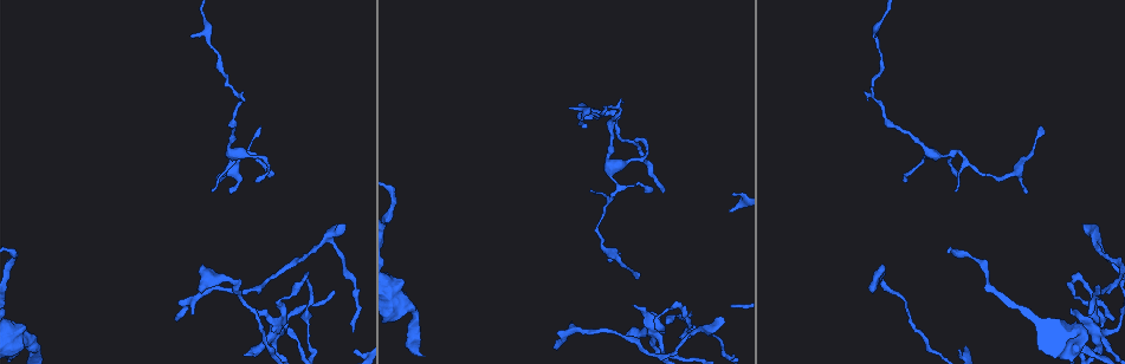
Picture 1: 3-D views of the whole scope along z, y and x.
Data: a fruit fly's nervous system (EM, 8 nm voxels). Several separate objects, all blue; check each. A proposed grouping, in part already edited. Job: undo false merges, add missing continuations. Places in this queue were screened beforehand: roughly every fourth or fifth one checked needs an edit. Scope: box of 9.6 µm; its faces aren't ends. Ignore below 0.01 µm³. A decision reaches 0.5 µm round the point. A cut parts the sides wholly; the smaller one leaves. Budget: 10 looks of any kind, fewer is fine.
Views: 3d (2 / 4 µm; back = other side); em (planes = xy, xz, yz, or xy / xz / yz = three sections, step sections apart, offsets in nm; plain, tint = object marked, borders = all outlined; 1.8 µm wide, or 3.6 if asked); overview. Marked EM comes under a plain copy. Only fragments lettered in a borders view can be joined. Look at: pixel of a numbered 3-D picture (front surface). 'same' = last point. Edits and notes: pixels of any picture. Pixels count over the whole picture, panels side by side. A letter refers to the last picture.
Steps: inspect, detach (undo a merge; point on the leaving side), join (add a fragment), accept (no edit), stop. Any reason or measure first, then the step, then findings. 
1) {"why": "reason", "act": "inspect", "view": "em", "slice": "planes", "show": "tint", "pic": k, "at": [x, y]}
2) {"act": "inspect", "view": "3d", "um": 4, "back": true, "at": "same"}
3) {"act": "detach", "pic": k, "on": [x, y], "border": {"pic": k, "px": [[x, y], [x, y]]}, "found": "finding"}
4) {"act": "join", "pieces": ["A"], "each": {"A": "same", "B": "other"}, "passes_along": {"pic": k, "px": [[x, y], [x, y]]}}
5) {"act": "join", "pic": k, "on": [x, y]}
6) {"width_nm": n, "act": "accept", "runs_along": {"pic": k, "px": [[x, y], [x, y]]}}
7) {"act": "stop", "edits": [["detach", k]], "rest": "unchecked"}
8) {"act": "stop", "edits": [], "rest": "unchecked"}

{"why": "end of a long branch", "act": "inspect", "view": "3d", "um": 4, "pic": 1, "at": [1111, 320]}

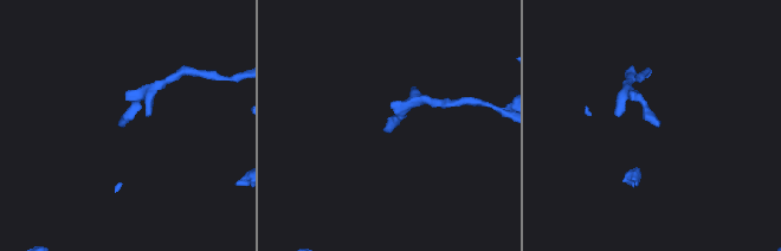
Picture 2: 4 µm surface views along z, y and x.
{"act": "inspect", "view": "em", "slice": "planes", "show": "borders", "pic": 2, "at": [659, 124]}

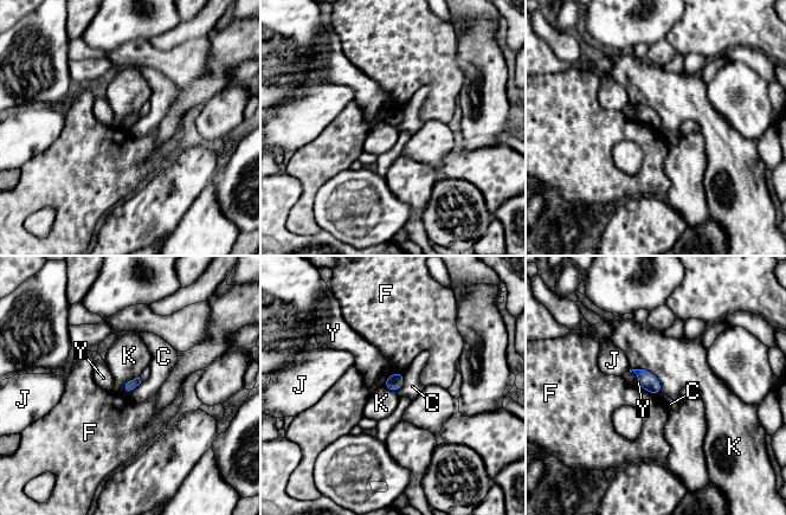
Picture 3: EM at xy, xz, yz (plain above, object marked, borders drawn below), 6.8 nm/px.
{"act": "accept", "each": {"C": "other", "F": "other", "J": "other", "K": "other", "Y": "other"}, "border": {"pic": 3, "px": [[631, 367], [649, 371], [661, 391]]}, "found": "no lettered fragment goes on from it"}

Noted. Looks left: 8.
{"act": "inspect", "view": "3d", "um": 2, "pic": 1, "at": [707, 332]}

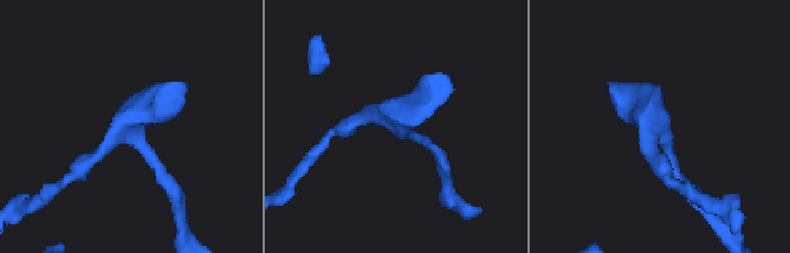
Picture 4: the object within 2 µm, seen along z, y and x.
{"act": "inspect", "view": "em", "slice": "xy", "step": 4, "show": "tint", "pic": 4, "at": [399, 117]}

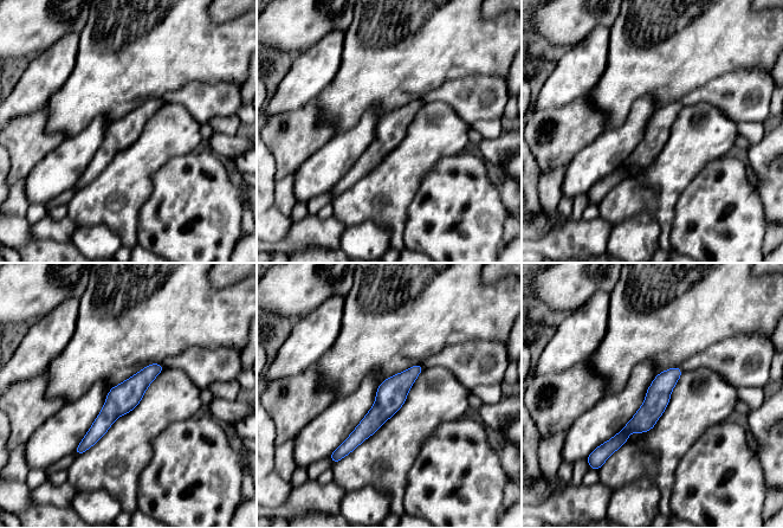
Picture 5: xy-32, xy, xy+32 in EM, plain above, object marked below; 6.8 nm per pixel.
{"act": "inspect", "view": "em", "slice": "planes", "show": "borders", "at": "same"}

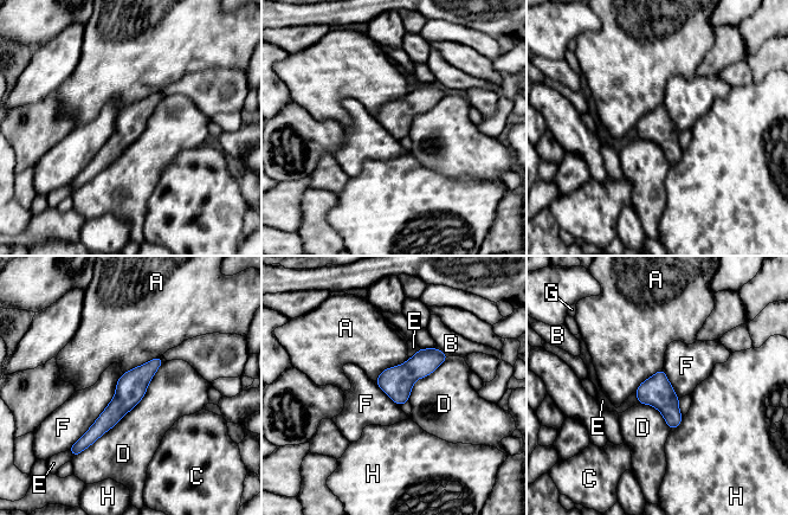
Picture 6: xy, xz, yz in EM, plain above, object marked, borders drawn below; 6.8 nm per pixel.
{"act": "accept", "each": {"A": "other", "B": "other", "C": "other", "D": "other", "E": "other", "F": "other", "G": "other", "H": "other"}, "runs_along": {"pic": 6, "px": [[157, 360], [84, 443]]}, "found": "all the same neuron"}

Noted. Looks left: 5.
{"why": "abrupt turn", "act": "inspect", "view": "3d", "um": 2, "pic": 1, "at": [1089, 323]}

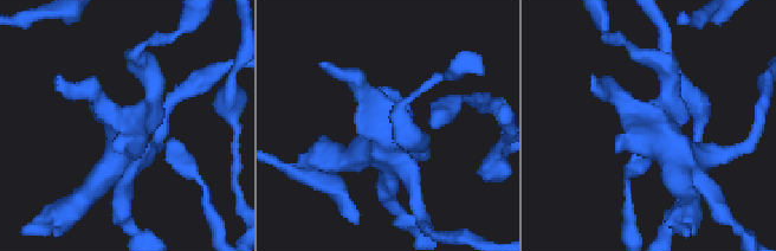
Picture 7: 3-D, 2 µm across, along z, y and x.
{"why": "shape alone is not enough", "act": "inspect", "view": "em", "slice": "xy", "step": 16, "show": "tint", "pic": 7, "at": [656, 127]}

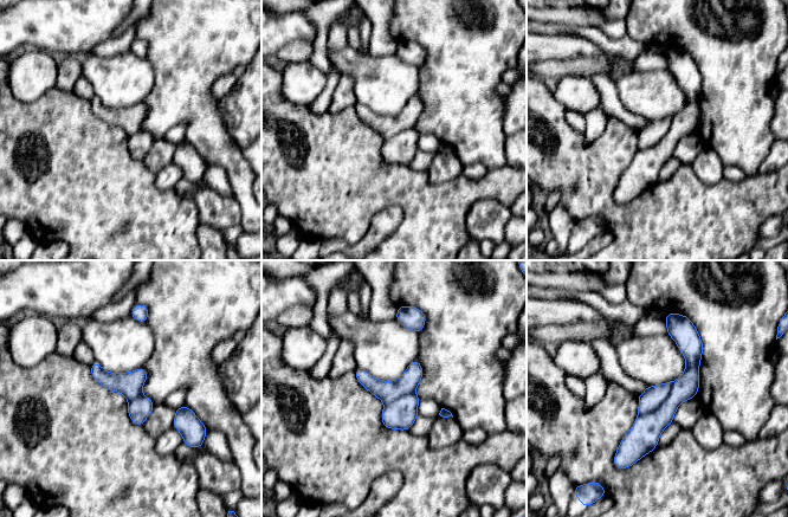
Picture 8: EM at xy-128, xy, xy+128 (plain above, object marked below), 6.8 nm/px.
{"why": "what lies round it", "act": "inspect", "view": "em", "slice": "xy", "step": 16, "show": "borders", "at": "same"}

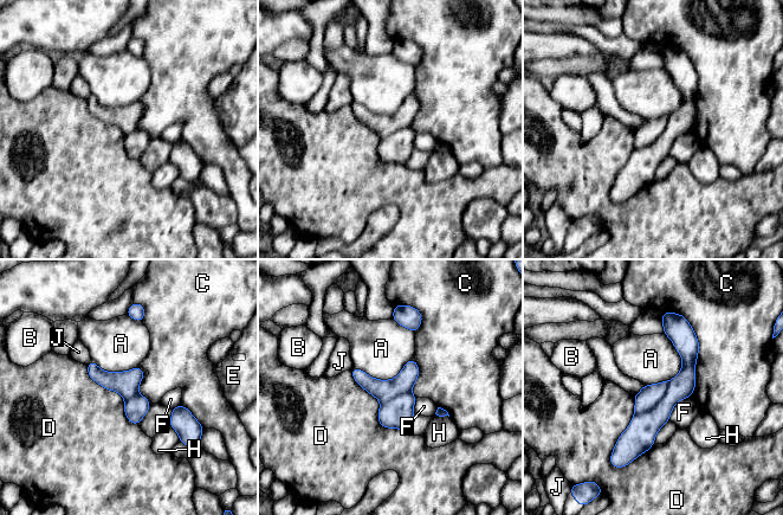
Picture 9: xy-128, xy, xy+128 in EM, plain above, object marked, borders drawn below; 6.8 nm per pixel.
{"act": "detach", "pic": 9, "on": [640, 435], "each": {"A": "other", "B": "other", "C": "other", "D": "other", "E": "other", "F": "other", "H": "other", "J": "other"}, "part_leaving": {"pic": 9, "px": [[667, 324], [687, 375], [632, 456]]}, "found": "two neurons meet here"}

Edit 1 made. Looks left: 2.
{"act": "stop", "edits": [["detach", 9]], "rest": "unchecked"}

